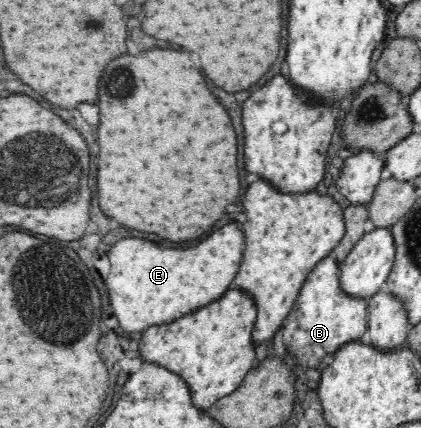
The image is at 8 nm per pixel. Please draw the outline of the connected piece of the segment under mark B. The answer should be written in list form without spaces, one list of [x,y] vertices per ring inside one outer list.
[[[333,255],[322,258],[306,276],[293,310],[286,317],[283,329],[279,333],[285,350],[298,361],[296,365],[302,365],[308,371],[310,368],[310,371],[315,372],[324,356],[334,354],[340,346],[353,341],[371,343],[366,301],[344,294],[339,279],[339,263]]]

